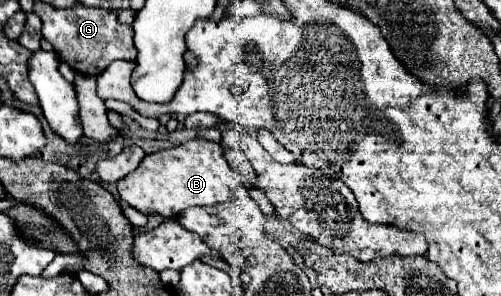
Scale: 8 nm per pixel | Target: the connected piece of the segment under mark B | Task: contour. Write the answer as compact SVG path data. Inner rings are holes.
M192 138L190 142L144 156L140 166L126 178L116 182L120 200L142 214L158 214L162 218L178 218L190 206L214 206L230 200L240 186L238 176L230 170L222 146Z

